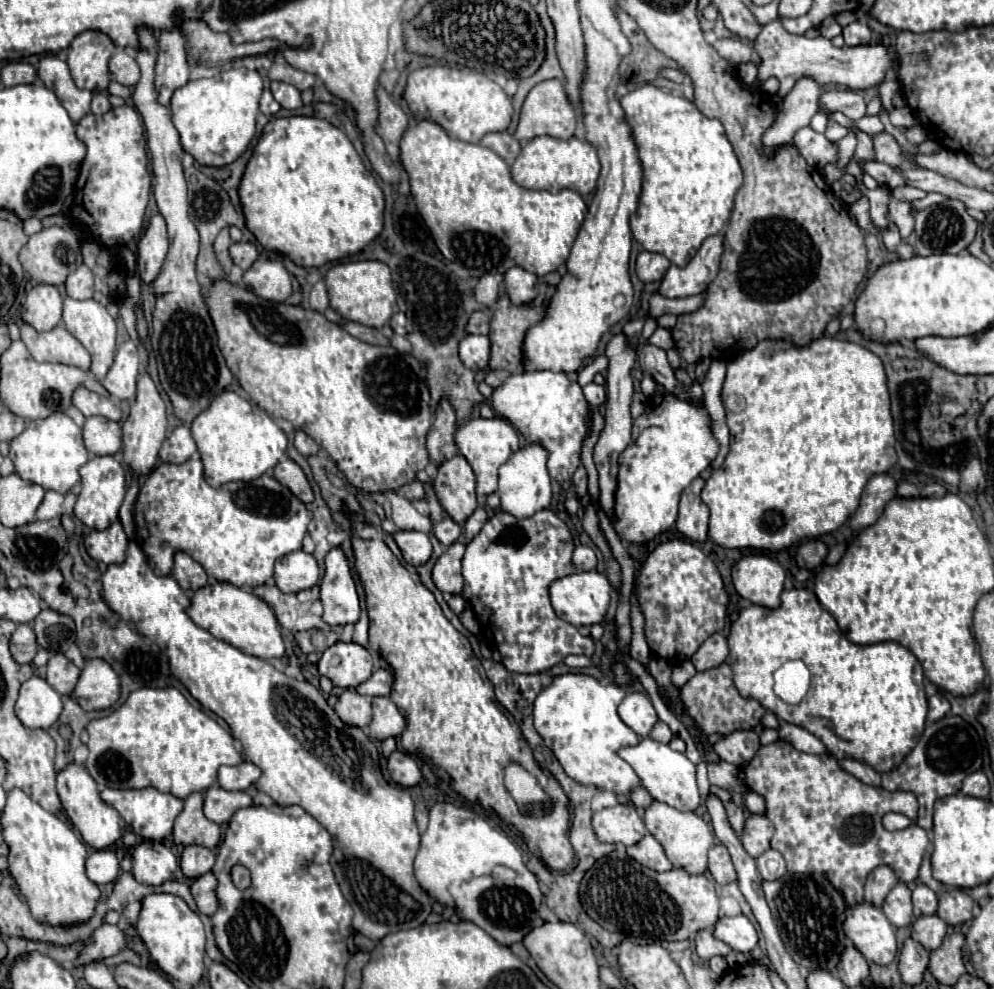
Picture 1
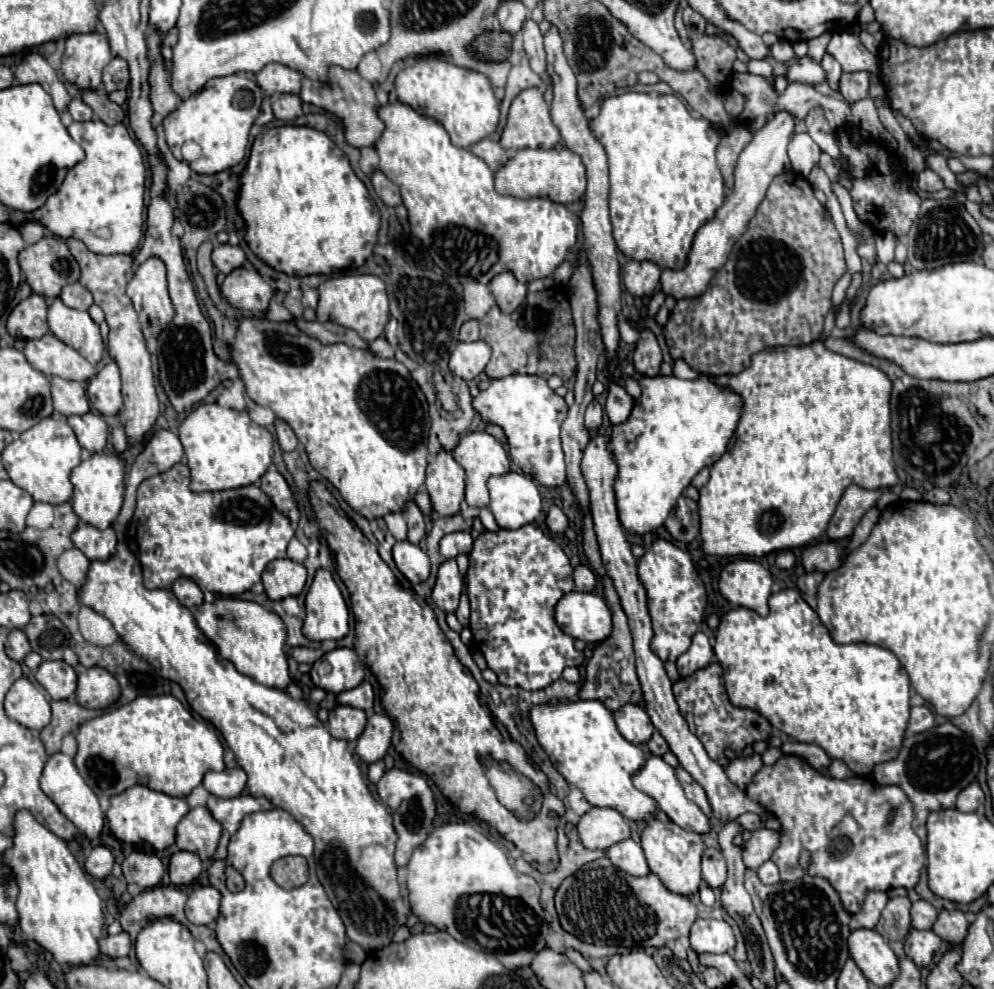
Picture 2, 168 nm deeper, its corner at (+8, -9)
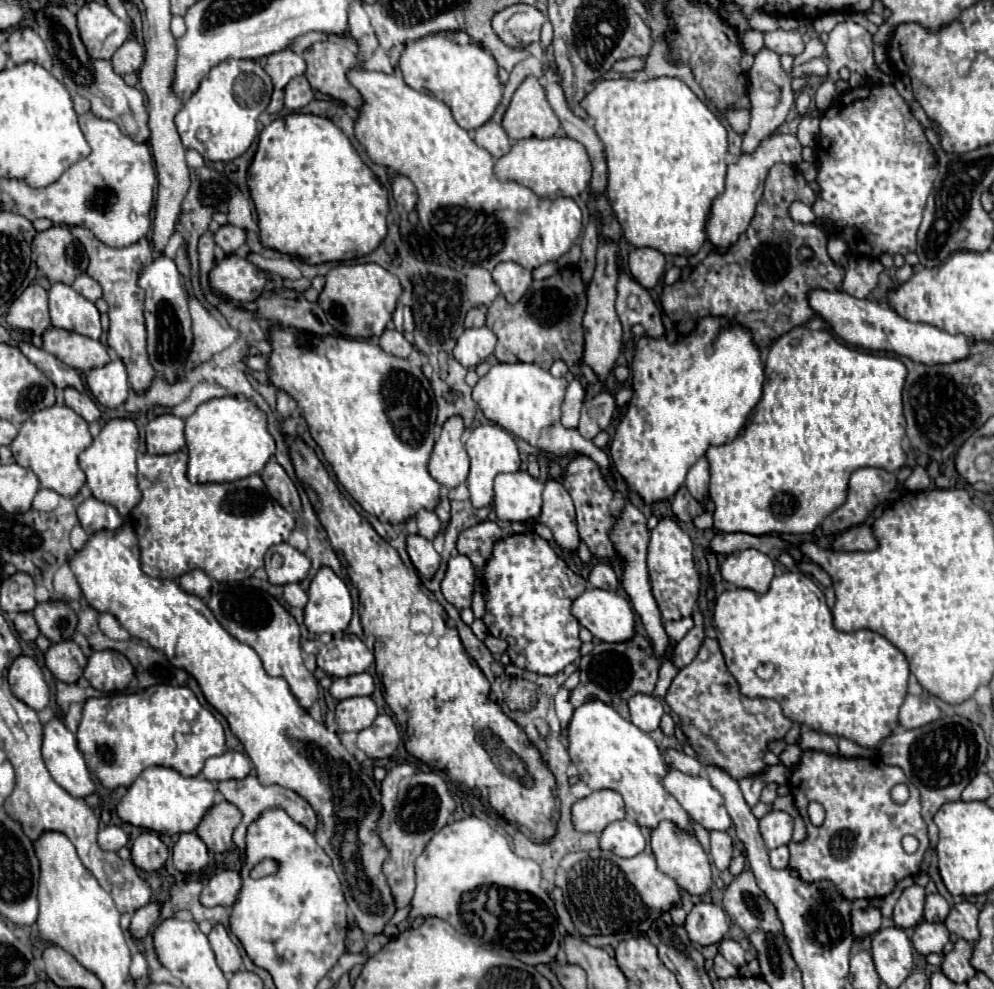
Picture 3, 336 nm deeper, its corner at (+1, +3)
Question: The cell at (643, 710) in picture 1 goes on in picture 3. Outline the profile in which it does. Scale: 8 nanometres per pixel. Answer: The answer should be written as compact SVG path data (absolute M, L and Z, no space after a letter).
M636 694L628 700L630 720L642 732L654 732L660 726L660 718L664 714L664 706L658 698L650 694Z

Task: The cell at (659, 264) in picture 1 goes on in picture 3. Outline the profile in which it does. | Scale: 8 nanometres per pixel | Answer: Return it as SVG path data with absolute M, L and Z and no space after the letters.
M636 248L630 252L628 268L636 282L640 282L644 288L654 288L664 274L664 254L654 248Z

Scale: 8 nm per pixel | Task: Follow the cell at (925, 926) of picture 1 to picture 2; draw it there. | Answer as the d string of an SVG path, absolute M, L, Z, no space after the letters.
M911 930L905 938L905 954L917 964L917 966L929 966L933 960L933 954L939 950L941 938L933 930Z

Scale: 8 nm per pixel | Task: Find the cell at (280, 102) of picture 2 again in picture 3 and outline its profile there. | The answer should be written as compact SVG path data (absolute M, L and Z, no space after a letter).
M298 76L292 82L288 82L284 92L286 92L284 106L288 110L300 110L300 108L304 108L314 98L314 92L312 92L306 76Z

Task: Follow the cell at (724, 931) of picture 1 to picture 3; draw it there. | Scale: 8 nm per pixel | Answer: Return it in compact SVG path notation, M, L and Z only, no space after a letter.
M698 902L686 916L684 930L688 932L688 938L692 944L698 944L698 946L718 944L728 934L726 912L716 904Z

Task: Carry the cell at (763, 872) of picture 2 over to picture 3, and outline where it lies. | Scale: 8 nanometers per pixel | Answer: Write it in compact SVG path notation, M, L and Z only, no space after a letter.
M780 846L780 848L770 850L770 862L774 868L788 868L788 858L790 858L788 846Z

